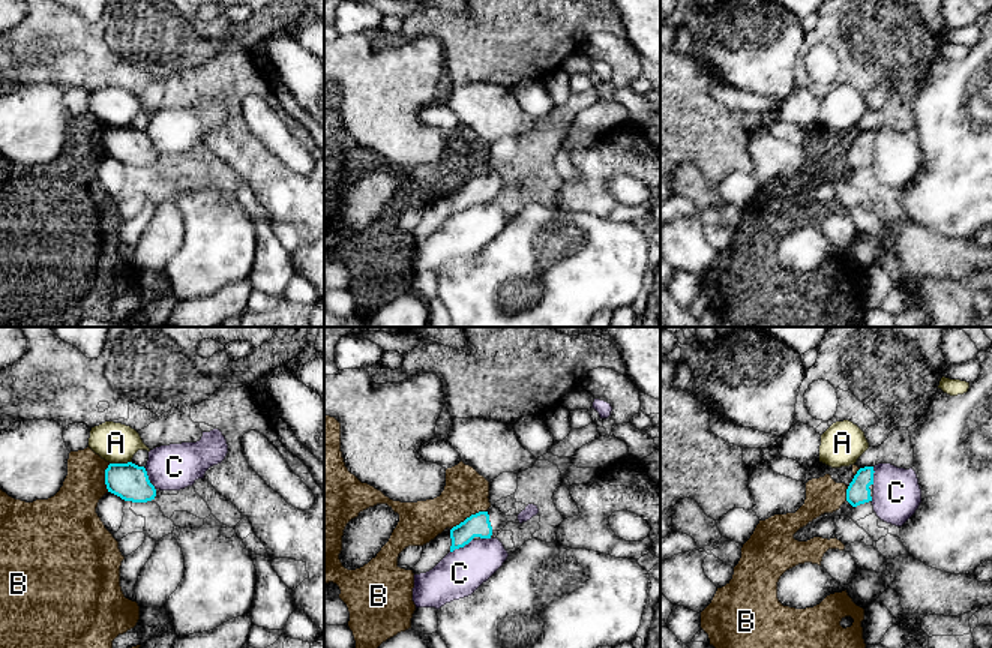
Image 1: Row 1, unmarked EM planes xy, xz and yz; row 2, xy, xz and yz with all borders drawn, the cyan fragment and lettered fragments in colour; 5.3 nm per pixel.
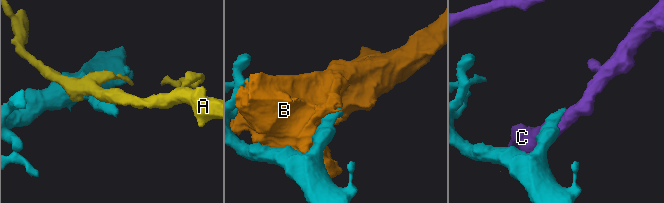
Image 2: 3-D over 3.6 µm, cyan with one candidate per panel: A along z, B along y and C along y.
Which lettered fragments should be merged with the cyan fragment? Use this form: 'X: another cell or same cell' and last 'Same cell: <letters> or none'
A: another cell
B: another cell
C: another cell
Same cell: none

